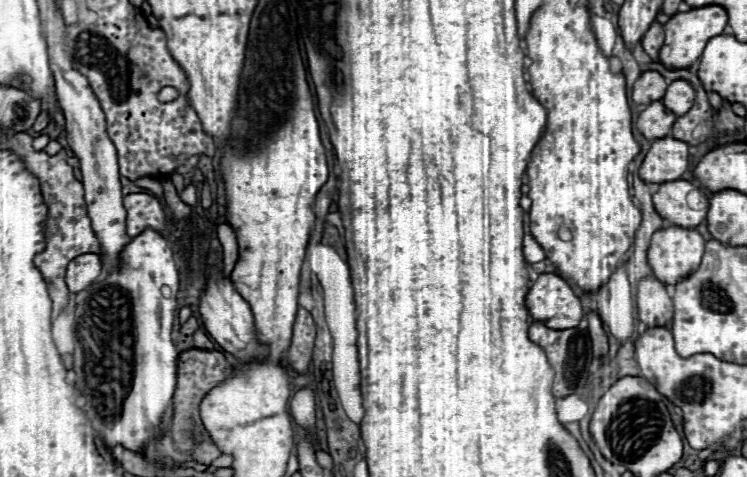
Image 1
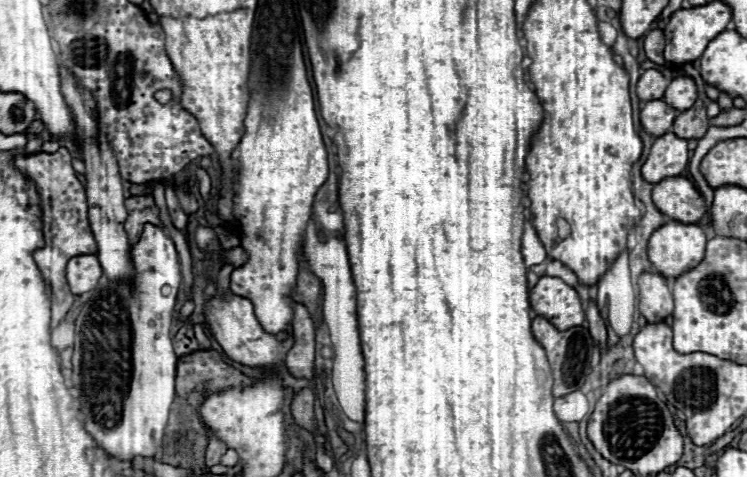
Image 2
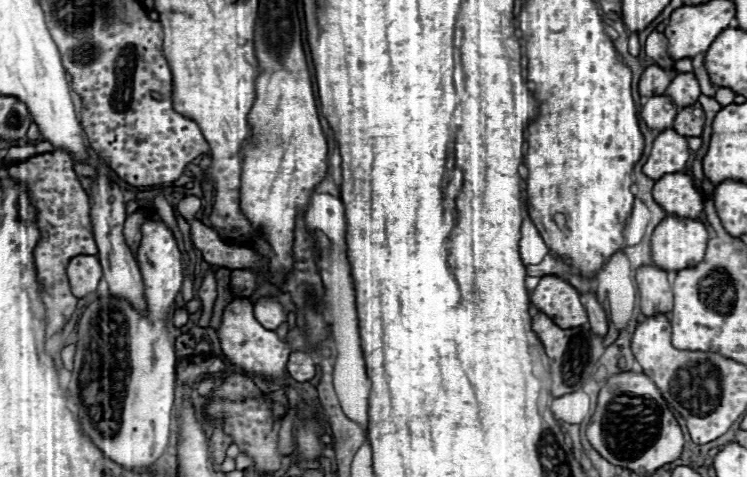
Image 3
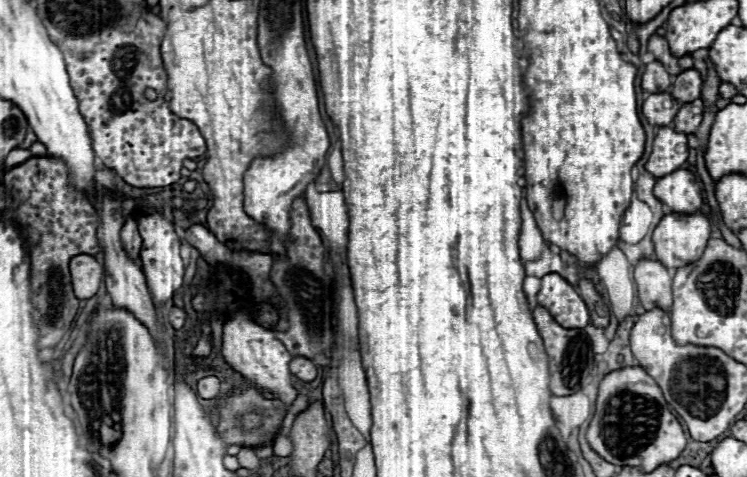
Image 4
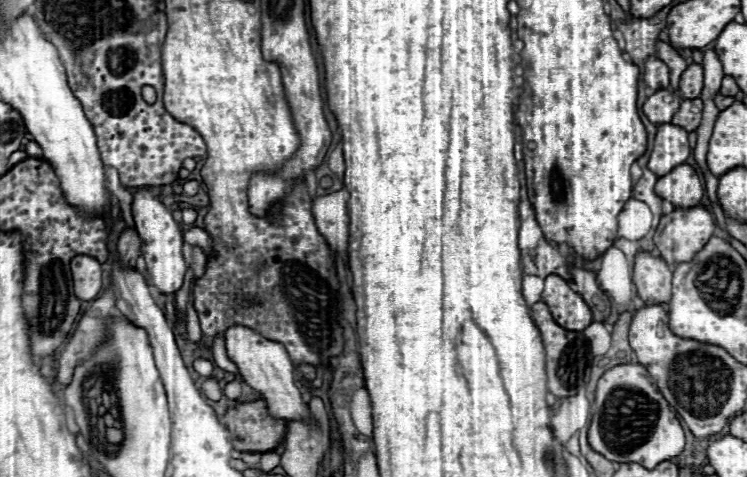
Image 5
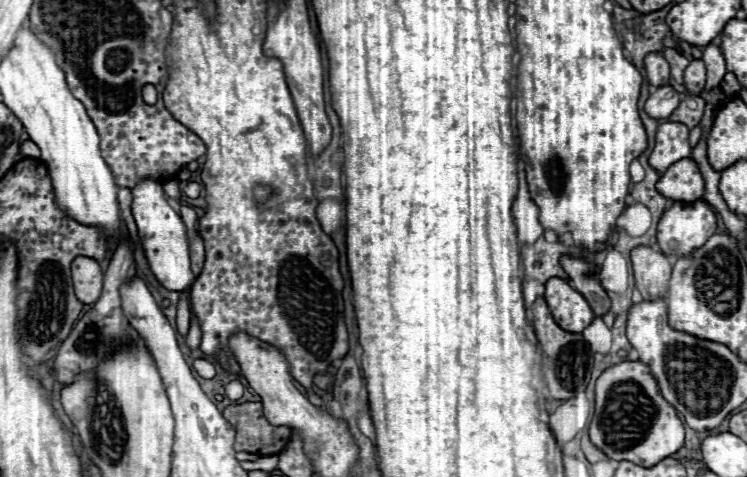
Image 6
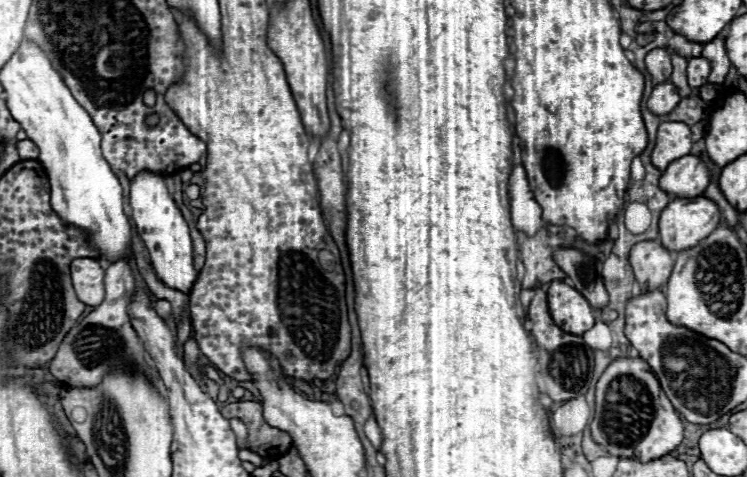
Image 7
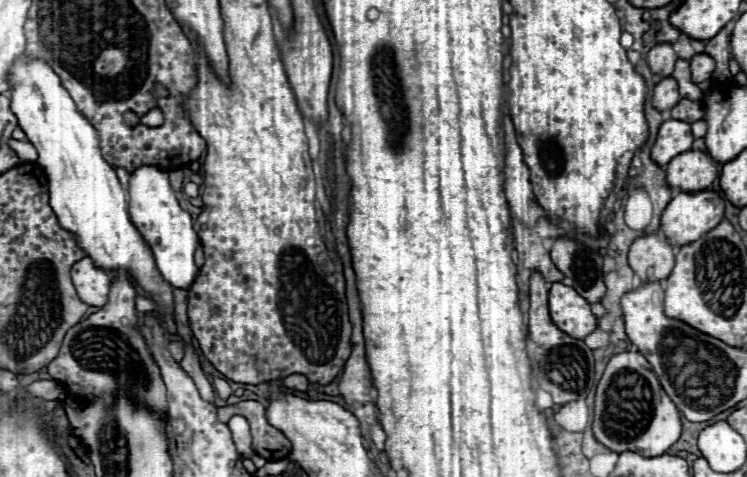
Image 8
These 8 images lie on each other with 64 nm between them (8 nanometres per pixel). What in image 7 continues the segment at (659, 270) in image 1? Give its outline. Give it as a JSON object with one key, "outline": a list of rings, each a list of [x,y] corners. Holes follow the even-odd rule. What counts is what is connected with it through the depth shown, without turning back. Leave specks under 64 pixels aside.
{"outline":[[[706,196],[674,198],[660,216],[660,242],[668,250],[692,248],[720,224],[720,208]]]}

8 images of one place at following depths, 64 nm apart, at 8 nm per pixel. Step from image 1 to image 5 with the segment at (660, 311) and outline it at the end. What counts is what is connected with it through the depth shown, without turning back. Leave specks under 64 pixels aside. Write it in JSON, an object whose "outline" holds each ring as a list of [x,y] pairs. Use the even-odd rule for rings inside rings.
{"outline":[[[638,252],[634,258],[634,284],[644,304],[666,304],[672,290],[672,270],[654,252]]]}

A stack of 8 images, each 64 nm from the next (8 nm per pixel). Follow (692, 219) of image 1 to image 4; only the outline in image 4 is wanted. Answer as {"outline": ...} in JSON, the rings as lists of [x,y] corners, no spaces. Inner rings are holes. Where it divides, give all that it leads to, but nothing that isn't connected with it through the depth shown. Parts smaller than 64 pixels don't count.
{"outline":[[[674,170],[658,178],[654,186],[654,196],[668,204],[674,212],[692,214],[702,206],[702,188],[690,170]]]}

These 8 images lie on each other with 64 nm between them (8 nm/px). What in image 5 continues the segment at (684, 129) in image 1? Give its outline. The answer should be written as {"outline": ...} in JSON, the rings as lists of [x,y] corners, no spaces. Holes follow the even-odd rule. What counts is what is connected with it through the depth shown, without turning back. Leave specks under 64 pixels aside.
{"outline":[[[694,98],[694,100],[684,100],[678,108],[678,112],[672,118],[672,124],[686,128],[688,132],[696,130],[700,126],[700,118],[702,118],[702,100]]]}

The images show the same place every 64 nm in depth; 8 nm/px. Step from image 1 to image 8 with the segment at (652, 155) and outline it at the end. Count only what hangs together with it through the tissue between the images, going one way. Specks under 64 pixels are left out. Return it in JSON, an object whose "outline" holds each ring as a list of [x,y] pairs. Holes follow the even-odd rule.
{"outline":[[[666,120],[666,122],[662,122],[658,138],[652,146],[652,160],[656,160],[656,164],[664,166],[664,164],[668,164],[668,160],[672,160],[672,156],[678,156],[678,154],[690,150],[692,142],[694,142],[694,138],[692,138],[688,122]]]}

